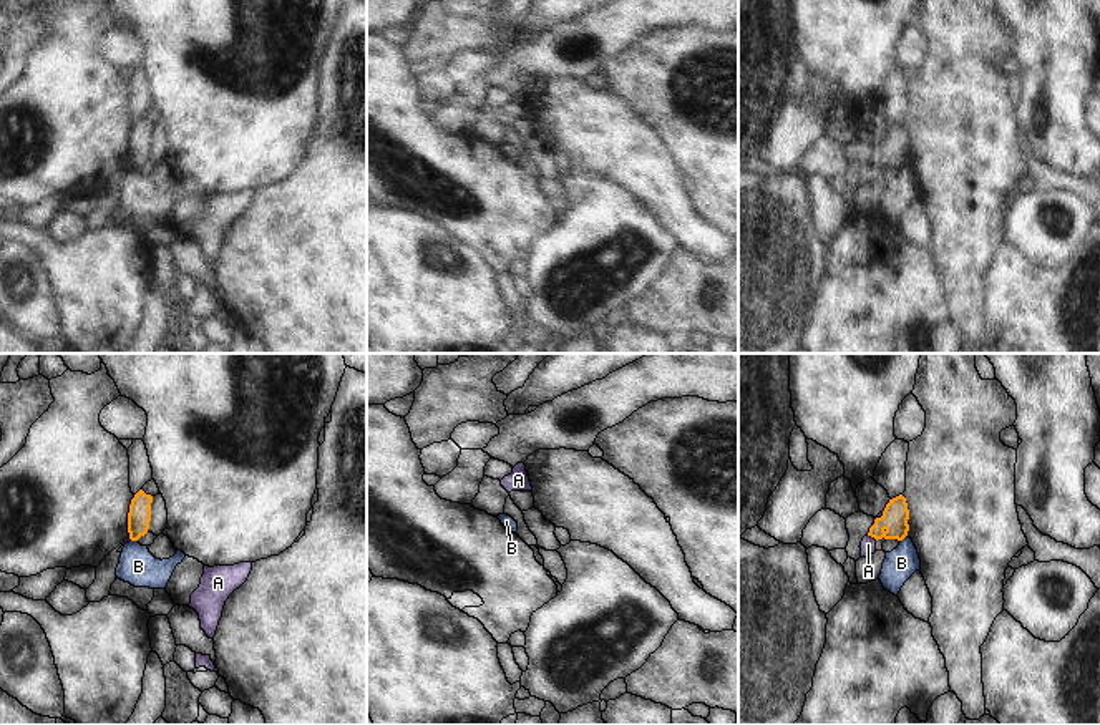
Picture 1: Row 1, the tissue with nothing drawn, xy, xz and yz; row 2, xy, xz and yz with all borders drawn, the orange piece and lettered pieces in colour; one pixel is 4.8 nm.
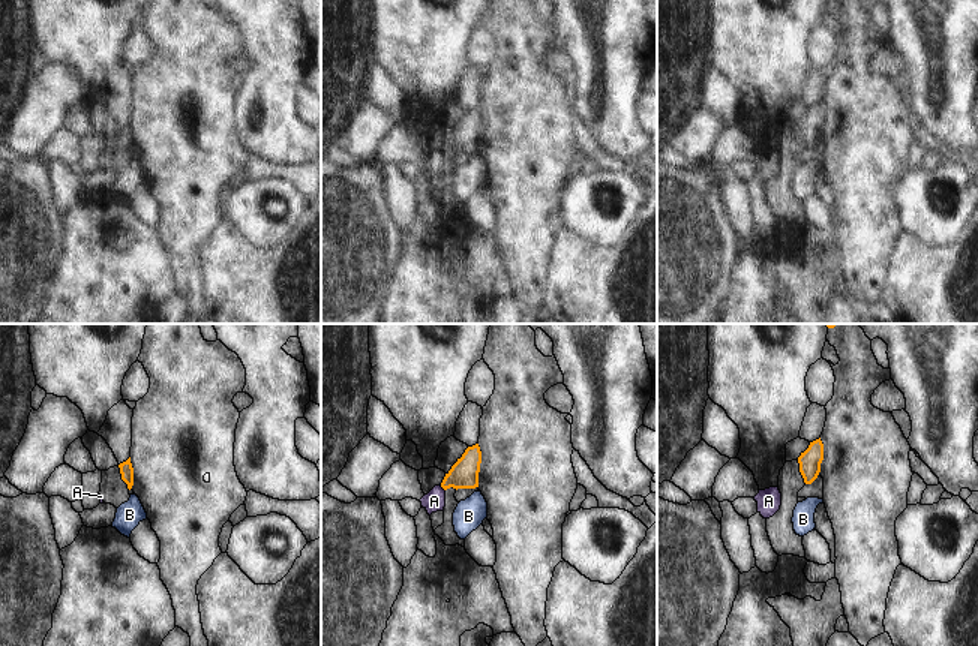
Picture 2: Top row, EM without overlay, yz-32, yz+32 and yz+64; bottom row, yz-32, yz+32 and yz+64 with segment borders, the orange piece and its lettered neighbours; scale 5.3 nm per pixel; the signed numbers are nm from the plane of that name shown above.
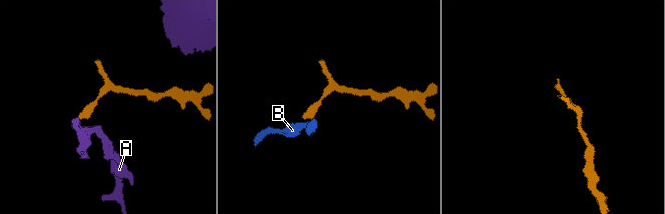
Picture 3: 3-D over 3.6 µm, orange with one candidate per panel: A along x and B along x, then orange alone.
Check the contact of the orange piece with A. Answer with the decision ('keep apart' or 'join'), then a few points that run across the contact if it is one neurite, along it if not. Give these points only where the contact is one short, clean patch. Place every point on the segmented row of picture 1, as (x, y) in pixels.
keep apart; line yz (868, 535), (876, 540)

